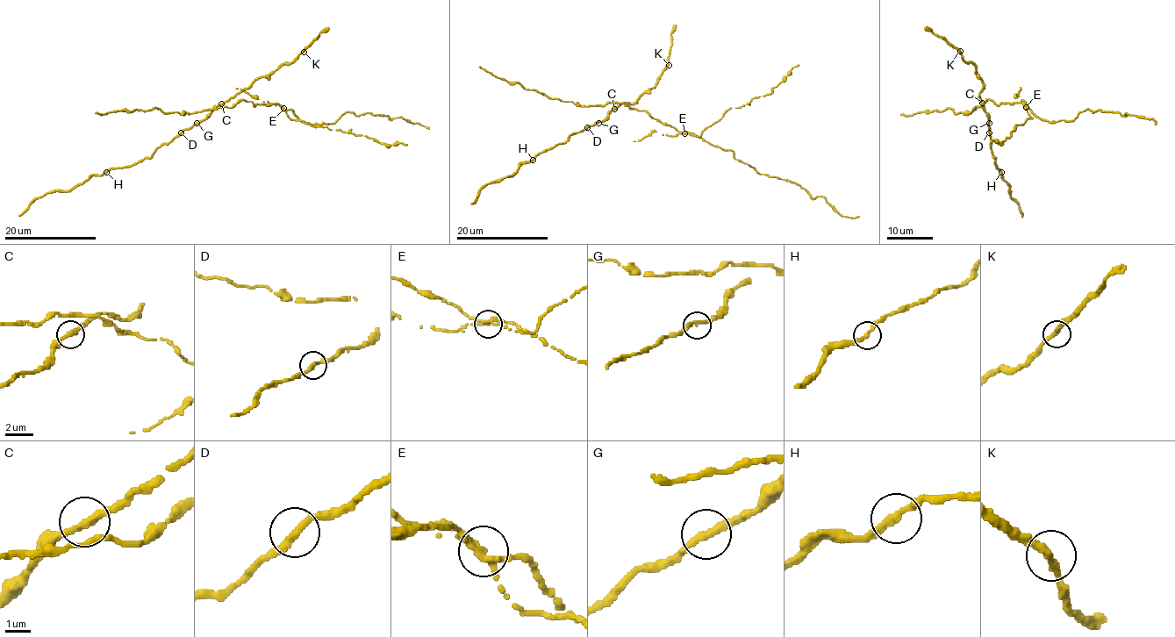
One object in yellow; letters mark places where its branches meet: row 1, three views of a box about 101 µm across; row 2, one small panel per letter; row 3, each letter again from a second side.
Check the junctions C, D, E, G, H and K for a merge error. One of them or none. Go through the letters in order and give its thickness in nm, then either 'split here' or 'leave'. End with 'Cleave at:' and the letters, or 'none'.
C: 240 nm thick; leave
D: 280 nm thick; leave
E: 260 nm thick; split here
G: 280 nm thick; leave
H: 280 nm thick; leave
K: 320 nm thick; leave
Cleave at: E

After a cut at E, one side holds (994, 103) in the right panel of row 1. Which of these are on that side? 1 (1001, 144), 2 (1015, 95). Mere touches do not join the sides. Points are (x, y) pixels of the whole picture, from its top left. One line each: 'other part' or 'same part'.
1: other part
2: other part

